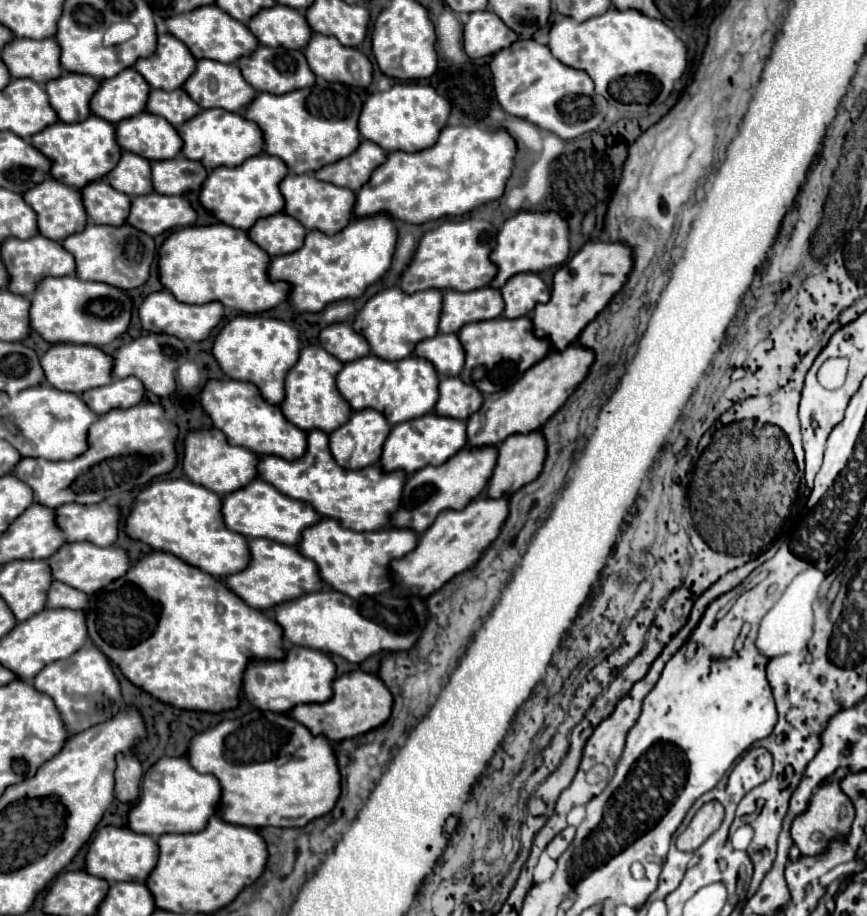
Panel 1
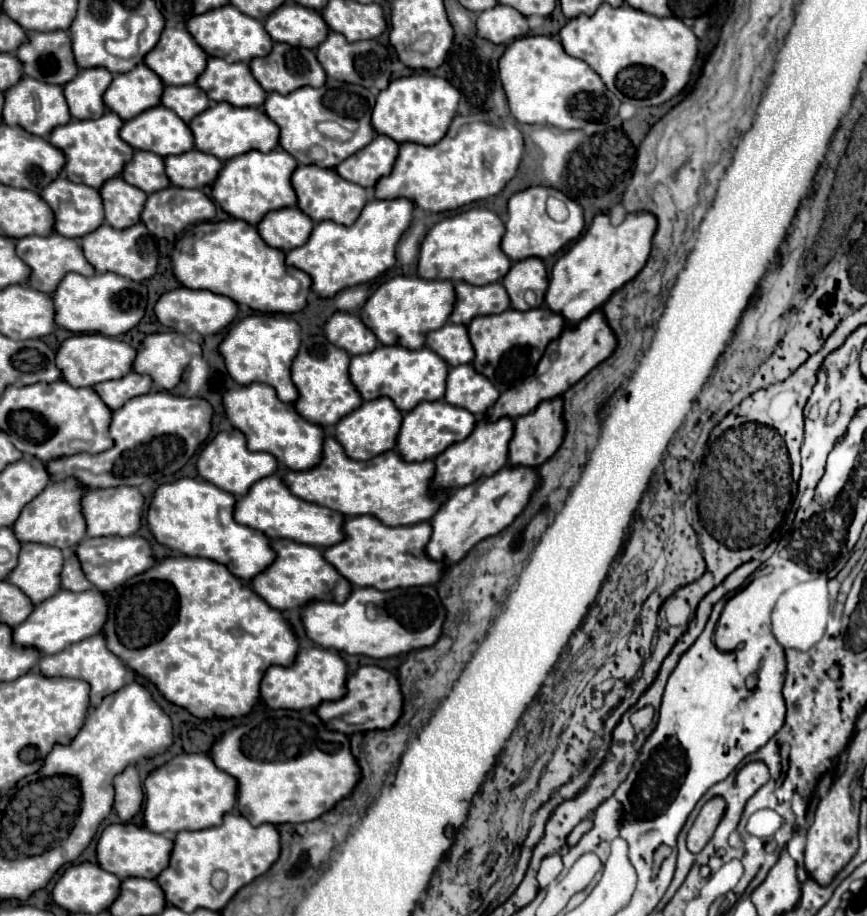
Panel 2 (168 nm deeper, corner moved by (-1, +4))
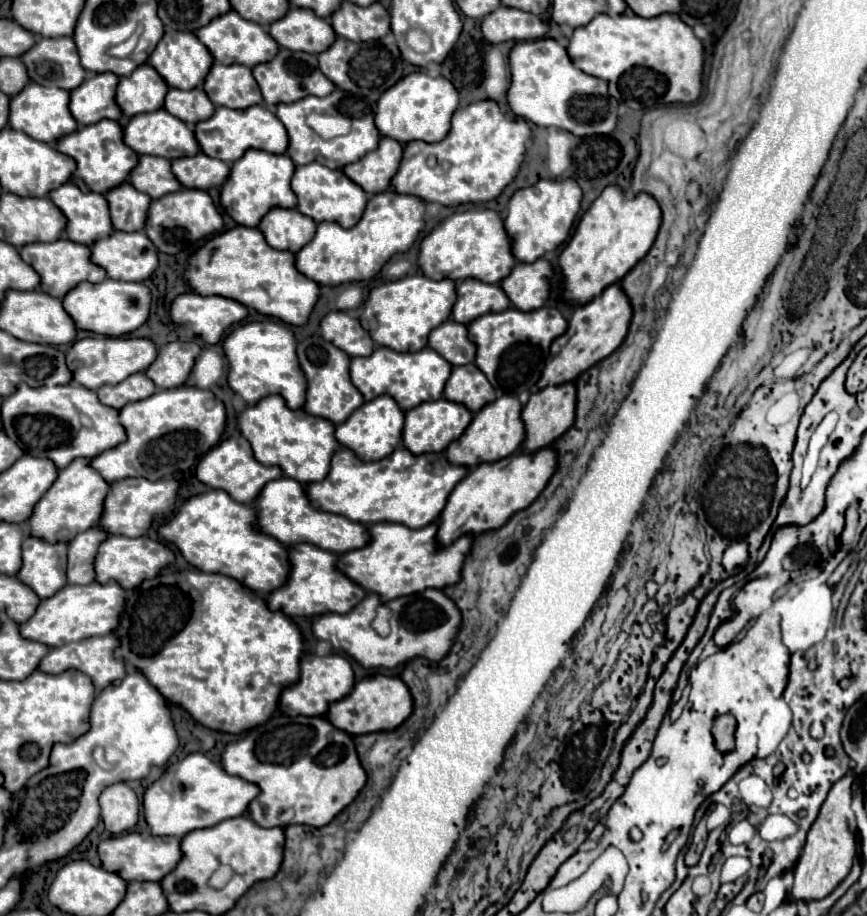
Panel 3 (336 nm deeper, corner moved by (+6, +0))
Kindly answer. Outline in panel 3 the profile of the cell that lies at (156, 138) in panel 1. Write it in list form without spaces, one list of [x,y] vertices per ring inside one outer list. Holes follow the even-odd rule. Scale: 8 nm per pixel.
[[[164,108],[156,112],[132,116],[124,126],[124,144],[128,144],[136,154],[152,154],[152,156],[162,156],[168,160],[182,158],[182,156],[194,156],[196,152],[200,152],[192,128],[180,122],[178,118],[174,118],[172,114],[168,114]]]

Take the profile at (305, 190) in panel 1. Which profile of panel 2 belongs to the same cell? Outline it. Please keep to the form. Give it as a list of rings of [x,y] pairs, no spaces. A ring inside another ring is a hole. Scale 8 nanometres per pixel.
[[[317,164],[297,166],[291,180],[293,180],[293,188],[297,192],[297,208],[303,210],[313,222],[333,220],[337,224],[351,226],[359,218],[363,206],[367,204],[367,194],[365,194],[363,186],[343,180],[335,170],[321,168]]]

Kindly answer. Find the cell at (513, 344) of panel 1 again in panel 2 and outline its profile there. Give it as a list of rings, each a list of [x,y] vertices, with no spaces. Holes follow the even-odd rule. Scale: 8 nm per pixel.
[[[531,308],[527,312],[507,310],[501,314],[491,316],[477,316],[471,320],[469,338],[475,348],[473,368],[487,376],[499,392],[505,392],[525,380],[525,364],[527,364],[527,378],[535,372],[547,344],[555,340],[565,326],[565,318],[549,308]]]

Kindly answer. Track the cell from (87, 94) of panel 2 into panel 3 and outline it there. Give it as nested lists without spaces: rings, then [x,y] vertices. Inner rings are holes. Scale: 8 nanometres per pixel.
[[[90,74],[70,92],[70,112],[78,124],[96,124],[96,120],[120,120],[122,112],[114,102],[118,76]]]

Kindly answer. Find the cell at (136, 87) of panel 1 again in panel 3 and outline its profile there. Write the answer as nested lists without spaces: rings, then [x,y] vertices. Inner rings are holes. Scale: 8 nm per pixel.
[[[142,64],[126,78],[120,78],[116,88],[116,104],[122,110],[122,116],[132,118],[142,112],[160,110],[168,86],[164,78],[150,66]]]

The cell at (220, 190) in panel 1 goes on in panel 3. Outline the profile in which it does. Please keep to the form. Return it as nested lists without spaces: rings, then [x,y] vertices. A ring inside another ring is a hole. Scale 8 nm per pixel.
[[[248,150],[240,160],[236,160],[230,168],[228,180],[220,190],[222,208],[234,218],[236,224],[242,226],[258,226],[262,216],[274,208],[294,208],[296,194],[290,188],[290,178],[294,172],[294,164],[286,154],[268,154],[262,150]]]

